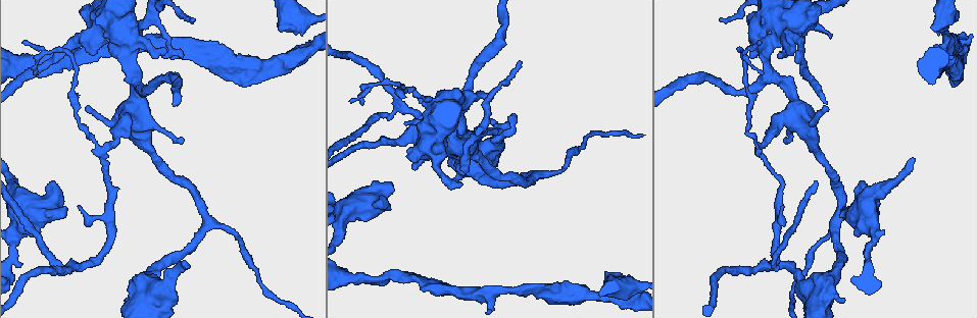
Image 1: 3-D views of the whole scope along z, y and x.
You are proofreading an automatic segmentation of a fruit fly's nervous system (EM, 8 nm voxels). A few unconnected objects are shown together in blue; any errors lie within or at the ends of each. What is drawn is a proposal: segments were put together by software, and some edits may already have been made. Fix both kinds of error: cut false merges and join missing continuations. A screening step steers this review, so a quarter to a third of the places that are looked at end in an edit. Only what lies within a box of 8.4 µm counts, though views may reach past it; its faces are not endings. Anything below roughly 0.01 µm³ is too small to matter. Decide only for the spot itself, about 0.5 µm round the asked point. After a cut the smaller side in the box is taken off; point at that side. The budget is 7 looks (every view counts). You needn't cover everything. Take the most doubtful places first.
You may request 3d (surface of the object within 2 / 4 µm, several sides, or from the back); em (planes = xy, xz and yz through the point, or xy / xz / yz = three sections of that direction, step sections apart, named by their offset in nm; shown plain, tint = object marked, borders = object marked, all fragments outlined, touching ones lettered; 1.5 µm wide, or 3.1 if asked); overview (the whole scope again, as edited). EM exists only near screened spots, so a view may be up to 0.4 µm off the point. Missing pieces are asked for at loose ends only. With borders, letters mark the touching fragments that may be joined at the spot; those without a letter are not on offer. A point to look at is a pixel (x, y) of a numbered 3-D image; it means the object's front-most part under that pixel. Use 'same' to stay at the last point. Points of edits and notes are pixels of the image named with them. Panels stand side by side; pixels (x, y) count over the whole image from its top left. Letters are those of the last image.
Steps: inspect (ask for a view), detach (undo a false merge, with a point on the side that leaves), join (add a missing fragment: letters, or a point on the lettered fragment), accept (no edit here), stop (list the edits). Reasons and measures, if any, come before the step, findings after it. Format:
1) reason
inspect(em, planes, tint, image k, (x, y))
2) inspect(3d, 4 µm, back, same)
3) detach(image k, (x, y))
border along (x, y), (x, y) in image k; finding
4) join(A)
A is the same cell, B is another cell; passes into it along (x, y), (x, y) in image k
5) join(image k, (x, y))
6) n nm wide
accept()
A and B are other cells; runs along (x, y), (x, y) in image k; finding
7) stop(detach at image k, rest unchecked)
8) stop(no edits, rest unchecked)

thin end
inspect(em, xz, step 8, tint, image 1, (464, 171))

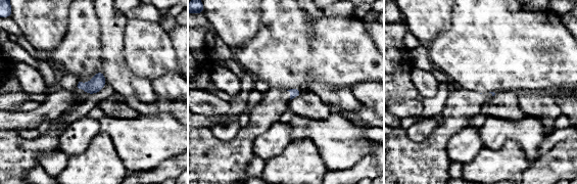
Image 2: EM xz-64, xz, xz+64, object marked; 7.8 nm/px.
inspect(em, planes, borders, same)

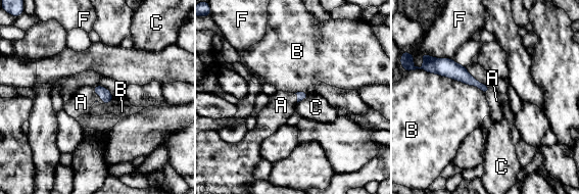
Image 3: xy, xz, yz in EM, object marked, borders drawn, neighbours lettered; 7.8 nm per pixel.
join(A)
A is the same cell, B, C and F are other cells; passes into it along (107, 96), (100, 94), (81, 102) in image 3; the cell continues

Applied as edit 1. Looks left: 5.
sudden change in width
inspect(em, planes, borders, image 1, (104, 151))

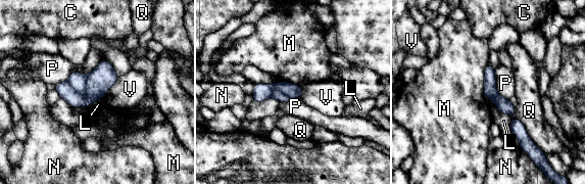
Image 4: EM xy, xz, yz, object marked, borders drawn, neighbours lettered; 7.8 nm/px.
detach(image 4, (78, 81))
C, L, M, N, P, Q and V are other cells; the part that leaves runs along (497, 97), (512, 112), (524, 140) in image 4; two cells meet here

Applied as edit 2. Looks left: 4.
stop(join at image 3, detach at image 4, rest unchecked)

